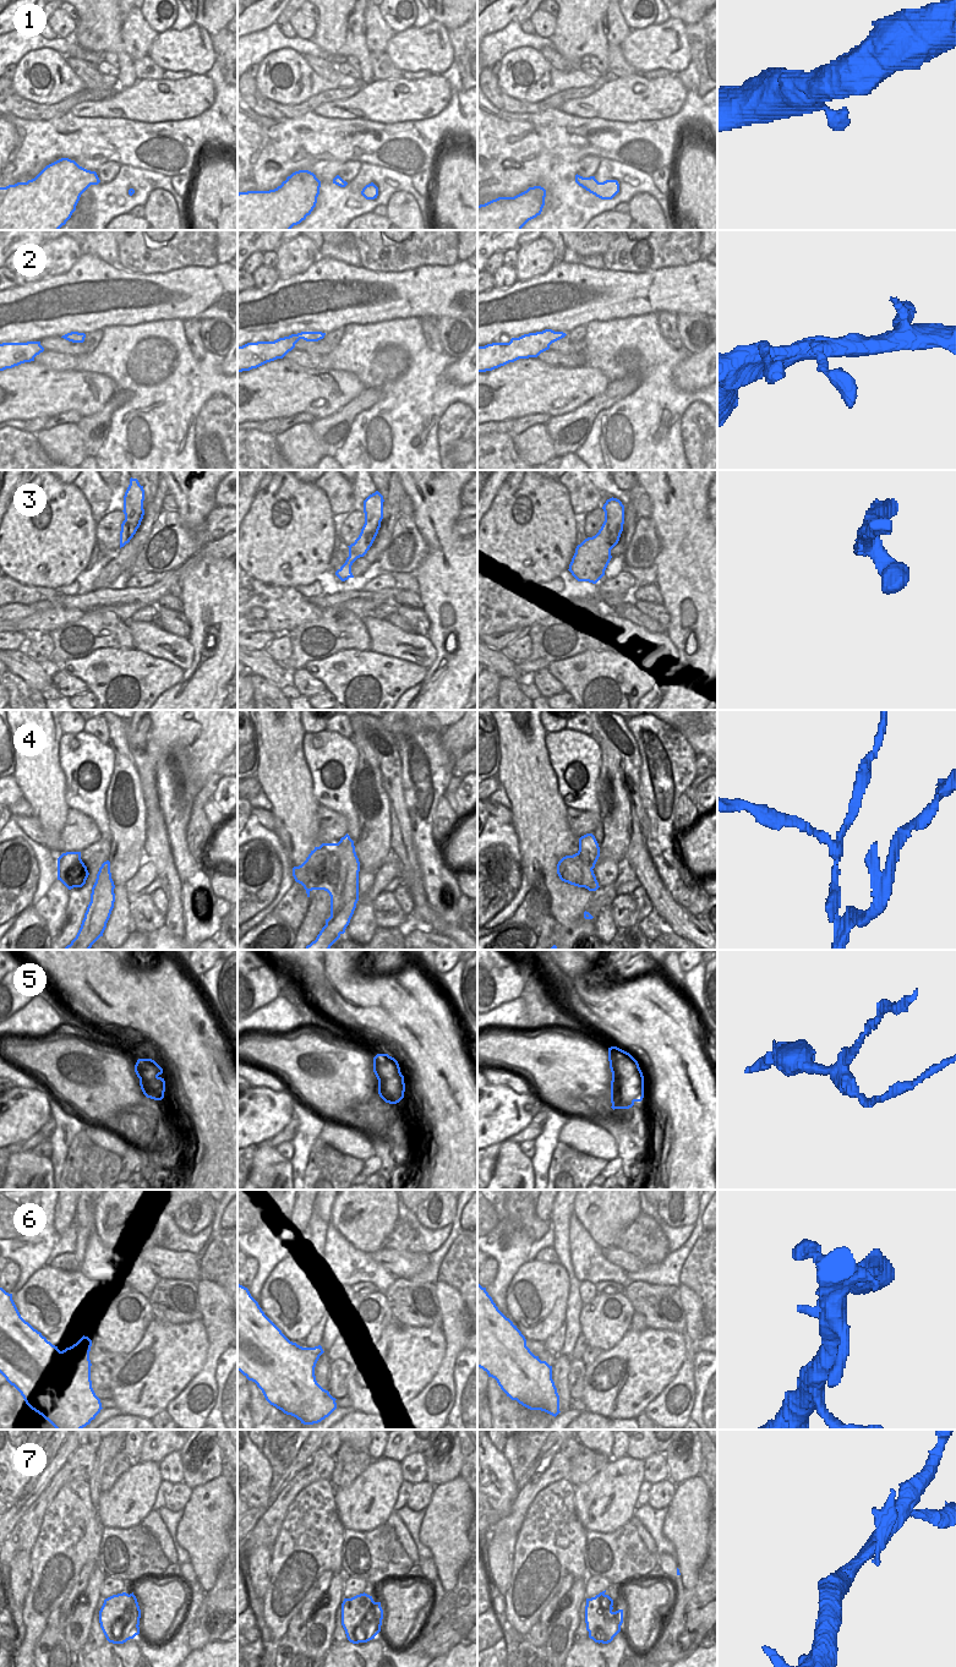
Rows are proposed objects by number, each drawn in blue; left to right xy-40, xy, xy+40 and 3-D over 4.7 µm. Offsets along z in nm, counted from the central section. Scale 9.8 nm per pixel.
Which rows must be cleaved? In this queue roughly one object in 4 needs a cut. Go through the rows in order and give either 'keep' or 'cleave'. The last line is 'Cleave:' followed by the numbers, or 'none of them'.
1: keep
2: keep
3: keep
4: cleave
5: cleave
6: keep
7: keep
Cleave: 4, 5

